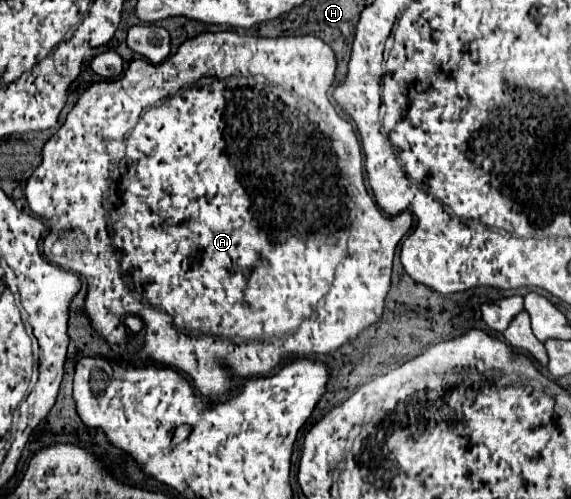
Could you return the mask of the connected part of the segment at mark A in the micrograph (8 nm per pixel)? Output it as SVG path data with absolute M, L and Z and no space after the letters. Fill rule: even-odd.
M227 30L216 34L202 32L182 42L178 52L160 64L134 60L122 78L94 82L80 94L60 130L44 144L42 162L28 178L24 192L30 210L50 224L42 244L44 256L52 264L86 278L88 292L84 298L84 314L96 334L100 334L108 344L128 344L130 336L124 326L126 316L134 314L142 318L142 356L154 364L188 374L202 396L218 398L250 376L272 372L284 356L300 358L336 352L382 318L390 290L394 252L400 238L412 226L412 214L382 214L374 198L364 188L362 150L354 126L344 118L344 114L340 114L336 104L328 100L334 80L334 50L318 36L260 38ZM122 158L124 174L116 176L116 170L122 166Z

